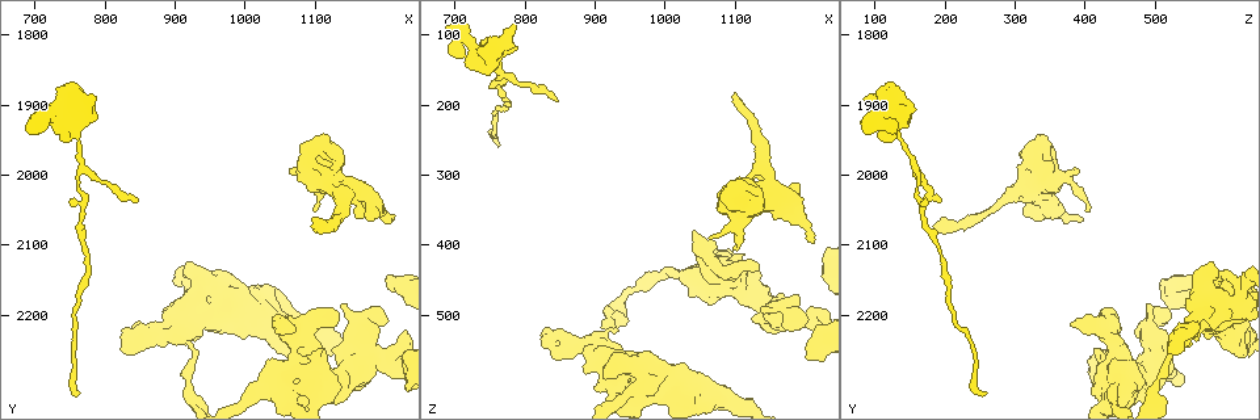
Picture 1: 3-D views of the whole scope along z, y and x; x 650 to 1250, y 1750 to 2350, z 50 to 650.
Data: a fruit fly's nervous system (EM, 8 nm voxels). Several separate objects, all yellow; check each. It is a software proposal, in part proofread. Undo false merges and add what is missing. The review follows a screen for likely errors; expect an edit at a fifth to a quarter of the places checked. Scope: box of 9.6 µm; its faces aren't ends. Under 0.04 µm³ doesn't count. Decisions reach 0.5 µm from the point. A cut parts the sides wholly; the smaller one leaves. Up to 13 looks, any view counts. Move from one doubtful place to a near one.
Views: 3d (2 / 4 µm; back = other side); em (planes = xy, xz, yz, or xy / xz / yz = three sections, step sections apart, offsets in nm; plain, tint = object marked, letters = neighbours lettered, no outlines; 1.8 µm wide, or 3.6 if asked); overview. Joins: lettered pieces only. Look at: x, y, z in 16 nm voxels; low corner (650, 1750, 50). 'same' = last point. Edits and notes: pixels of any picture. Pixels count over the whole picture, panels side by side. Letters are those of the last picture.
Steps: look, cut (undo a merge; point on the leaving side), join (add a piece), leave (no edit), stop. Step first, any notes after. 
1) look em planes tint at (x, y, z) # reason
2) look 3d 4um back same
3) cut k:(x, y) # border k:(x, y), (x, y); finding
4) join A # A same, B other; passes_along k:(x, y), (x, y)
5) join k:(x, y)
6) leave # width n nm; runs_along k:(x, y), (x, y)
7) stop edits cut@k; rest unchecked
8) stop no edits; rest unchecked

look 3d 4um at (1035, 2175, 620) # thick turns thin

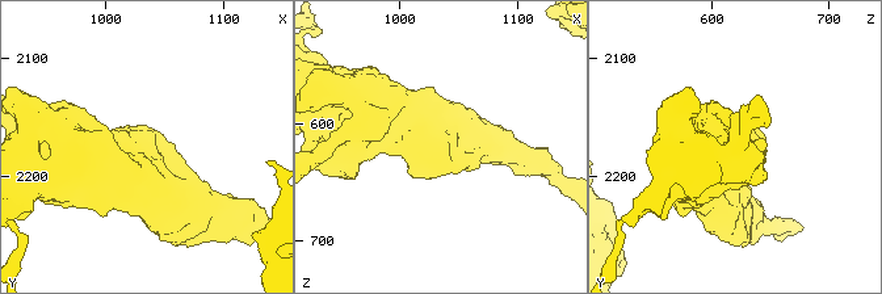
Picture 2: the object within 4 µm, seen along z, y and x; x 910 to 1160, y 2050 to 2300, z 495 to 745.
look em 3.6um xz step 16 tint at (1034, 2176, 618) # arm_widths 550, 600 nm; shape alone is not enough

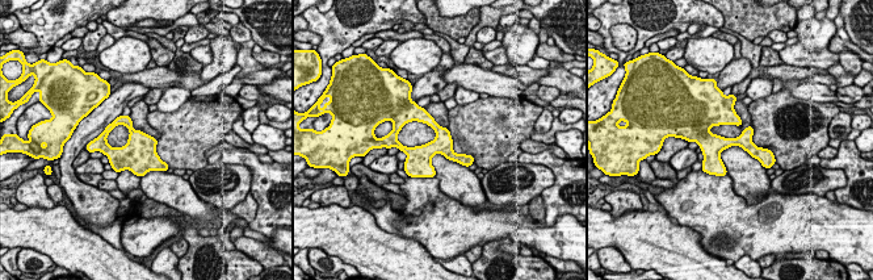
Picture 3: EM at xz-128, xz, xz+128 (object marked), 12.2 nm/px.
look em 3.6um xy step 8 letters same # cut it another way

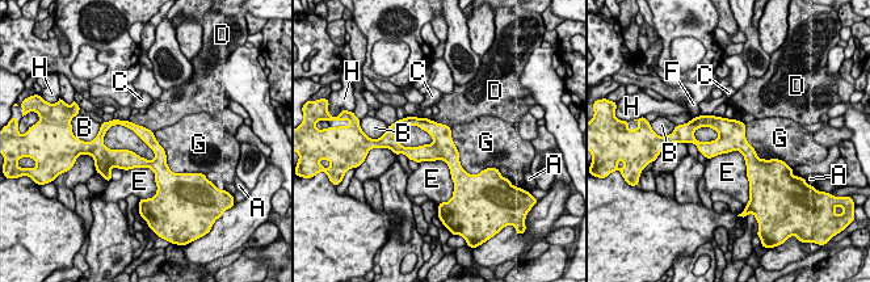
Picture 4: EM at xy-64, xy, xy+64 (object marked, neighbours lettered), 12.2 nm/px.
leave # A other, B other, C other, D other, E other, F other, G other, H other; border 4:(129, 120), (154, 131); all the same cell

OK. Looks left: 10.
look 3d 4um back at (1100, 2050, 400) # free end

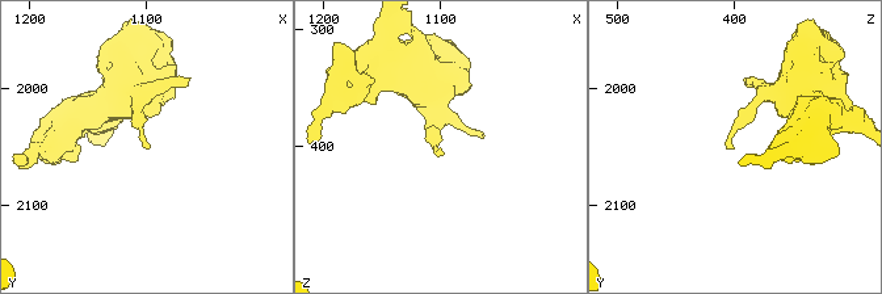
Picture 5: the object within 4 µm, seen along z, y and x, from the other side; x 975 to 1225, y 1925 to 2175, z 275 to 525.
look em yz step 4 tint at (1104, 2052, 402)

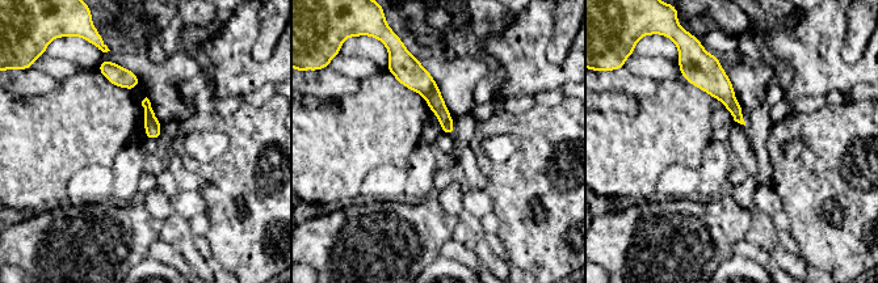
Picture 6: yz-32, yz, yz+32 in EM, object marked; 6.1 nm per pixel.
look em planes letters same # another direction

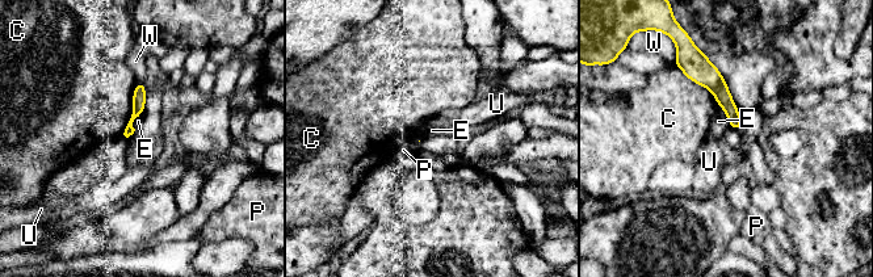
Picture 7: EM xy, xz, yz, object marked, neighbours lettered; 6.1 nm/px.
leave # C other, E other, P other, U other, W other; runs_along 7:(688, 70), (721, 92), (738, 126); none of them fits

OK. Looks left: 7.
look 3d 2um at (1205, 2145, 560) # branch stops here

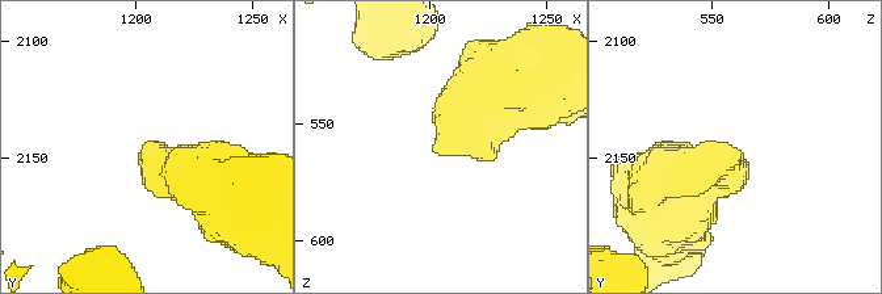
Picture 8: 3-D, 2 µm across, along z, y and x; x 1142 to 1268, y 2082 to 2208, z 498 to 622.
look em yz step 8 tint at (1203, 2148, 562) # shape alone is not enough

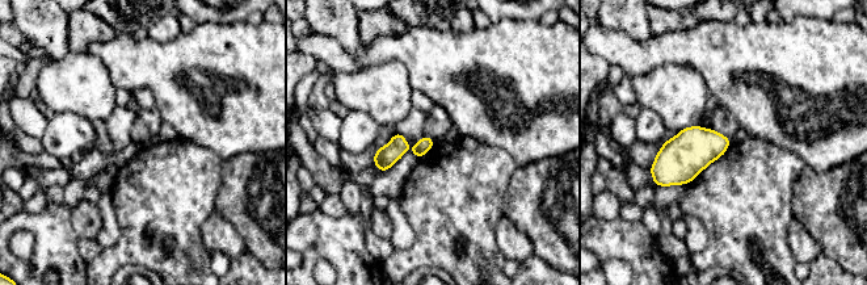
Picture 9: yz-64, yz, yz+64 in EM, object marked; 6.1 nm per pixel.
look em planes letters same

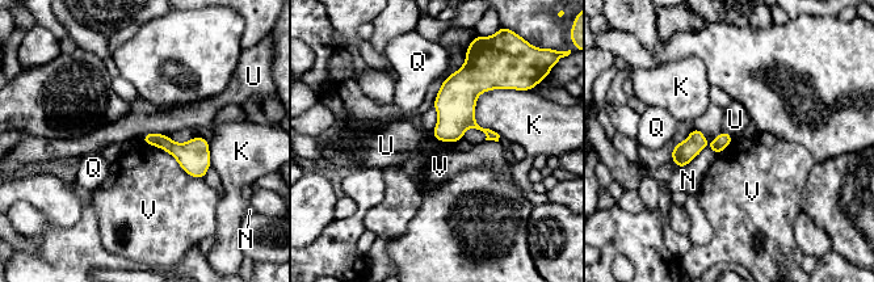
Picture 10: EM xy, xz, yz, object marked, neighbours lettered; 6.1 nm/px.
leave # K other, N other, Q other, U other, V other; runs_along 10:(728, 139), (693, 144), (673, 158); none of them fits

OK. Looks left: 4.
look 3d 2um back at (1110, 2250, 410) # branch stops here

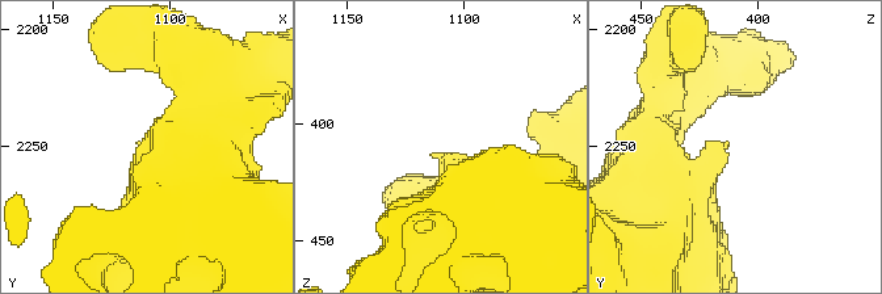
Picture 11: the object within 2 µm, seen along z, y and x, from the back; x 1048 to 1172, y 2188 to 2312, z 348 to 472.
look em xz step 4 tint at (1109, 2249, 412) # need the tissue

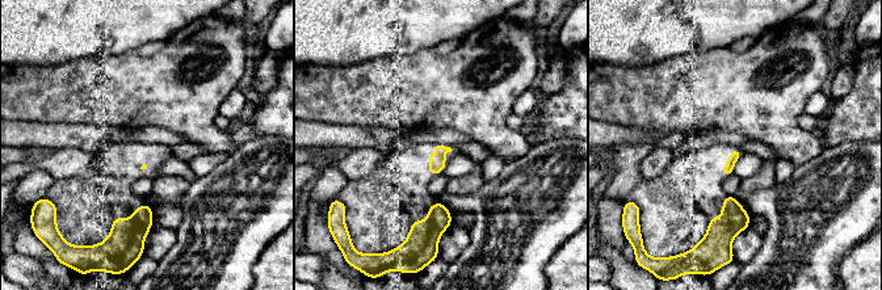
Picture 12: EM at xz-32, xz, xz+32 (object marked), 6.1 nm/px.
look em planes letters same

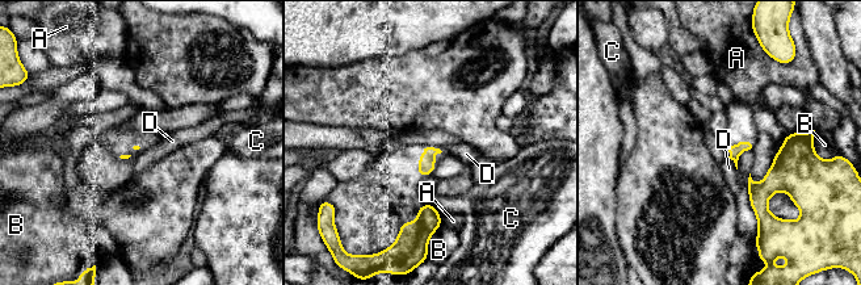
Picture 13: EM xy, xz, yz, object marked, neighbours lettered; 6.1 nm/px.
leave # A other, B other, C other, D other; none of them fits

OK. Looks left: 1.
look em xy step 16 letters at (1215, 2060, 395) # free end

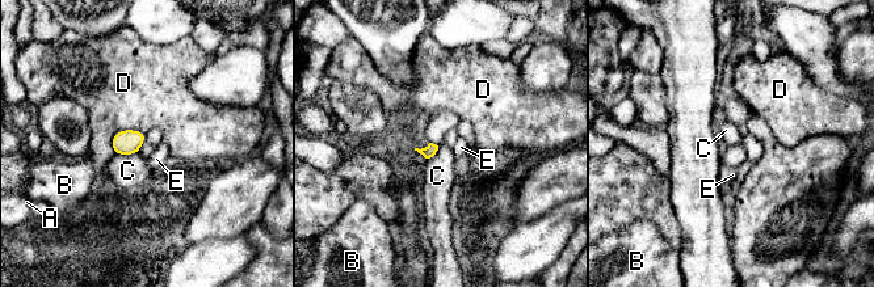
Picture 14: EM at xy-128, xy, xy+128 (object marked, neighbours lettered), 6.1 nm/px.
leave # A other, B other, C other, D other, E other; border 14:(114, 152), (138, 153); none of them fits

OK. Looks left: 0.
stop no edits; rest unchecked

